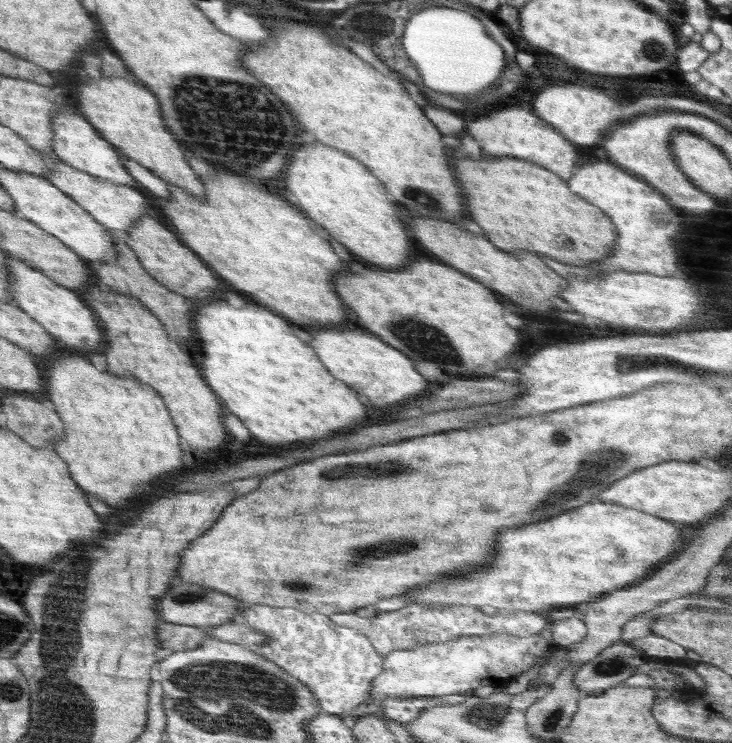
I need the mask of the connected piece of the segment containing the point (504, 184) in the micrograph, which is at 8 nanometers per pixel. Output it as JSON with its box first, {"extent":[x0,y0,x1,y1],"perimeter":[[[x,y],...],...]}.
{"extent":[456,158,618,266],"perimeter":[[[464,158],[456,162],[456,176],[464,188],[468,210],[472,220],[484,229],[494,246],[508,253],[519,254],[520,250],[542,254],[552,260],[558,260],[568,266],[588,266],[602,258],[608,258],[614,250],[614,242],[618,240],[616,226],[612,220],[596,206],[588,204],[584,198],[572,194],[568,184],[538,164],[517,158],[500,158],[500,160],[472,160]]]}

